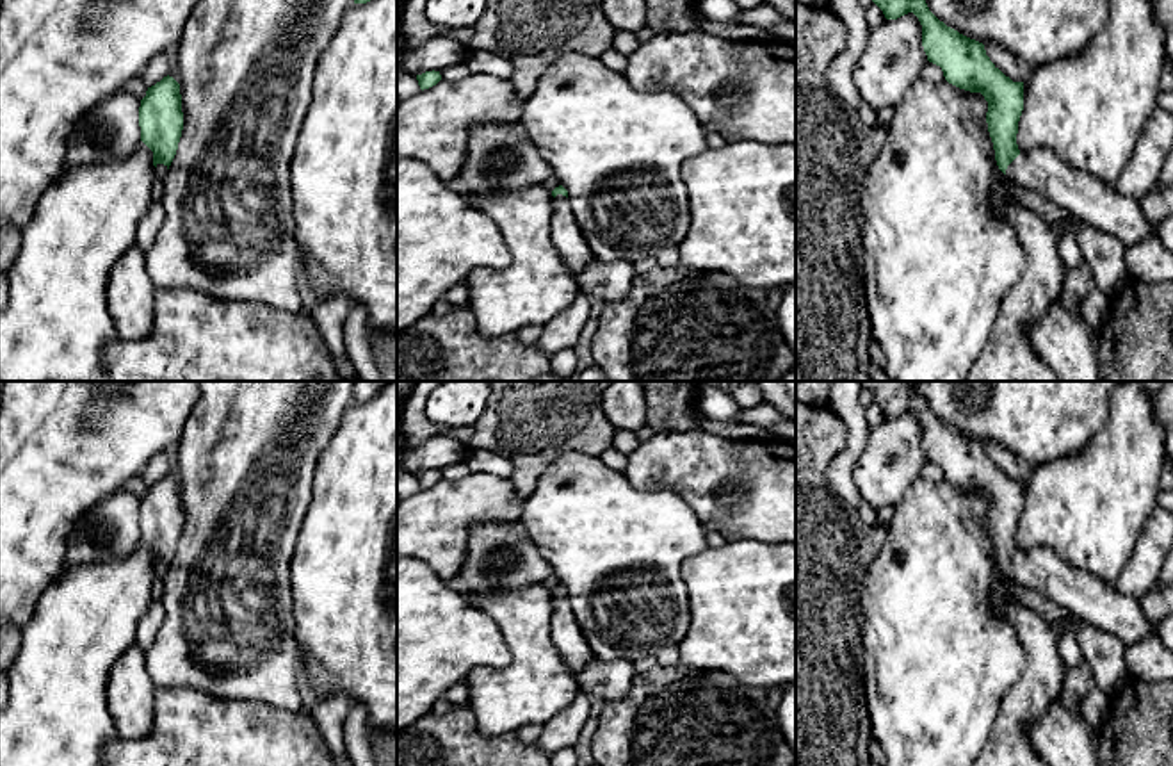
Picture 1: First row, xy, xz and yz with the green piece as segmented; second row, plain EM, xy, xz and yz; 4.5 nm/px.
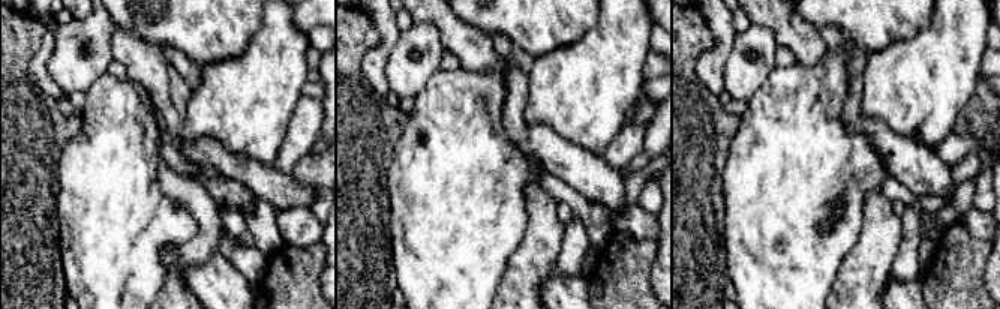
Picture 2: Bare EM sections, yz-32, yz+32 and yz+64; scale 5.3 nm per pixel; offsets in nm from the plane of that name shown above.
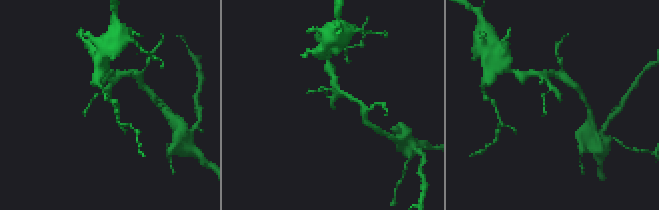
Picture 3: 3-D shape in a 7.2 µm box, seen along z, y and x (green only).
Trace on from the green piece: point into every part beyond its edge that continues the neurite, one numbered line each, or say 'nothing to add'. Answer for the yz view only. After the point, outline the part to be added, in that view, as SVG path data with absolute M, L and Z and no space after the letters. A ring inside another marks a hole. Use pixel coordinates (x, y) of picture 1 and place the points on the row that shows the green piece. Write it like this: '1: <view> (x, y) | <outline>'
1: yz (1081, 195) | M1047 148L1020 153L1006 175L1095 230L1114 235L1125 248L1157 237L1159 224L1145 217L1141 201L1121 194L1091 173L1070 167Z

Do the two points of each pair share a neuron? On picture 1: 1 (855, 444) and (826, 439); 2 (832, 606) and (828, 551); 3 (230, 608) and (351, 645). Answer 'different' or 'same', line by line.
1: different
2: same
3: different

